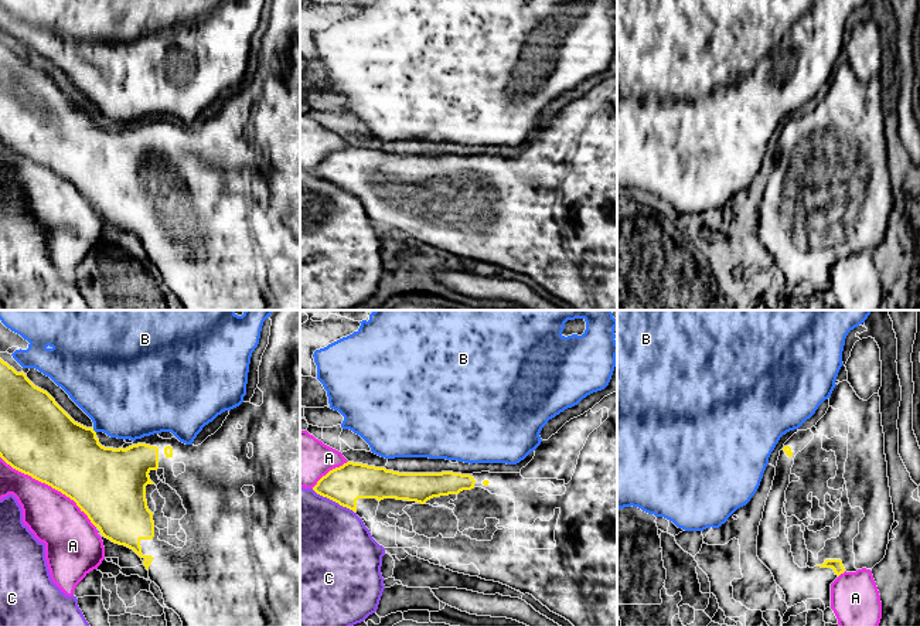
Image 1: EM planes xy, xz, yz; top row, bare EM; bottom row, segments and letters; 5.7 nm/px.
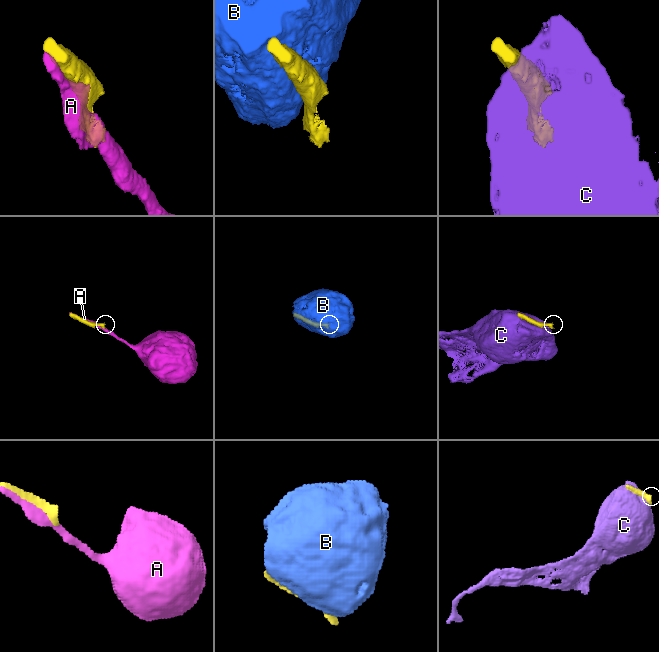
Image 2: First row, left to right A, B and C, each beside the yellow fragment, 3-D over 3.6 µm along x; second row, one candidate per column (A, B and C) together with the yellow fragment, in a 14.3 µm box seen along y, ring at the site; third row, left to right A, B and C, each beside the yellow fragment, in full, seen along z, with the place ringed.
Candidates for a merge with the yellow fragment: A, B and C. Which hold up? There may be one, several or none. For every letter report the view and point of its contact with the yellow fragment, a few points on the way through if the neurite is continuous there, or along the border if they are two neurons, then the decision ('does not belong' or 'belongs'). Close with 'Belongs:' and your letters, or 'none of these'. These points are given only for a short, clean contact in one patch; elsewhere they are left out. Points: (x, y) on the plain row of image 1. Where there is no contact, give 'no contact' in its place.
A: xy (50, 167) | does not belong
B: xy (94, 114) | does not belong
C: xz (333, 183) | does not belong
Belongs: none of these

